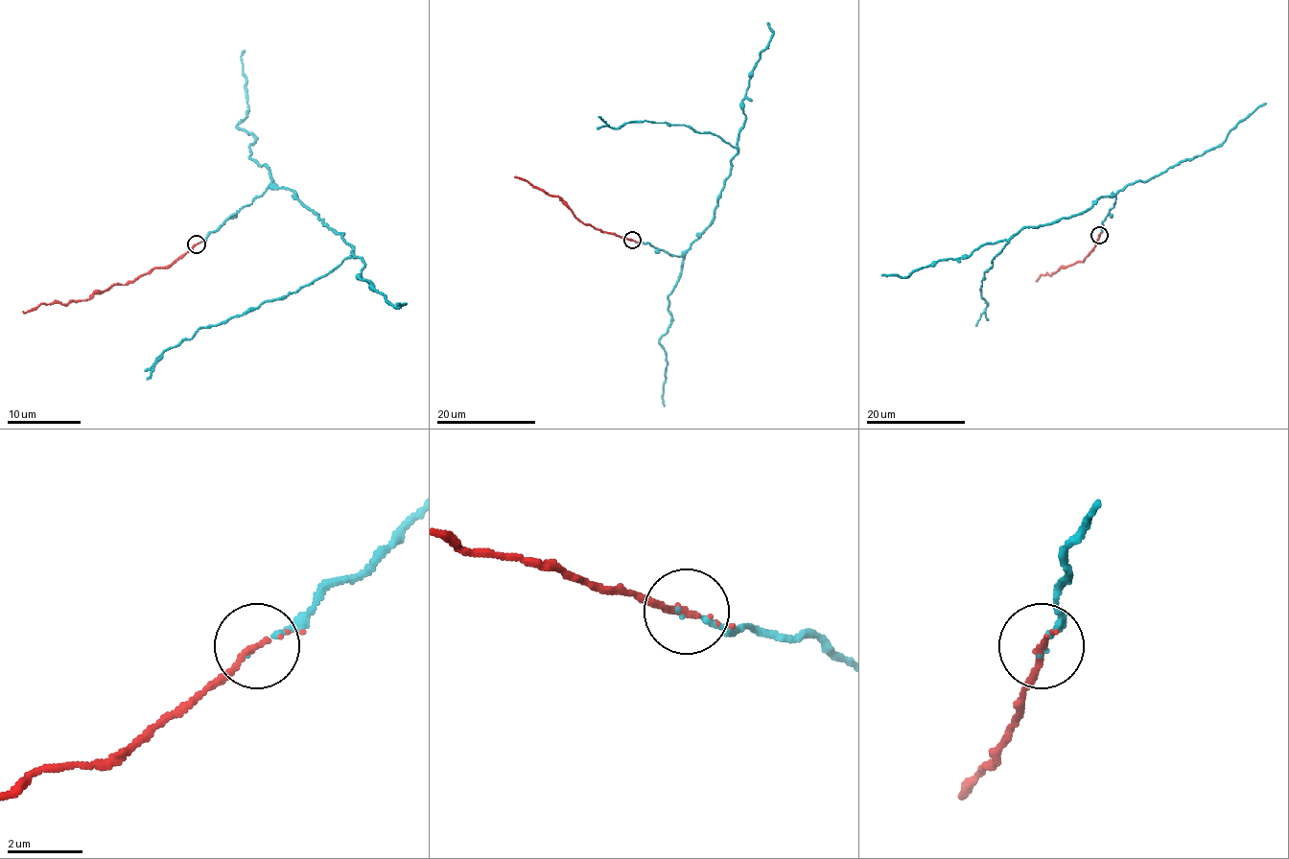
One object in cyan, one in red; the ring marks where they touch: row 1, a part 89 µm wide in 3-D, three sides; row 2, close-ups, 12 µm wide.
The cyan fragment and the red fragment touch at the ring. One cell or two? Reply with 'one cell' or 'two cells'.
one cell

